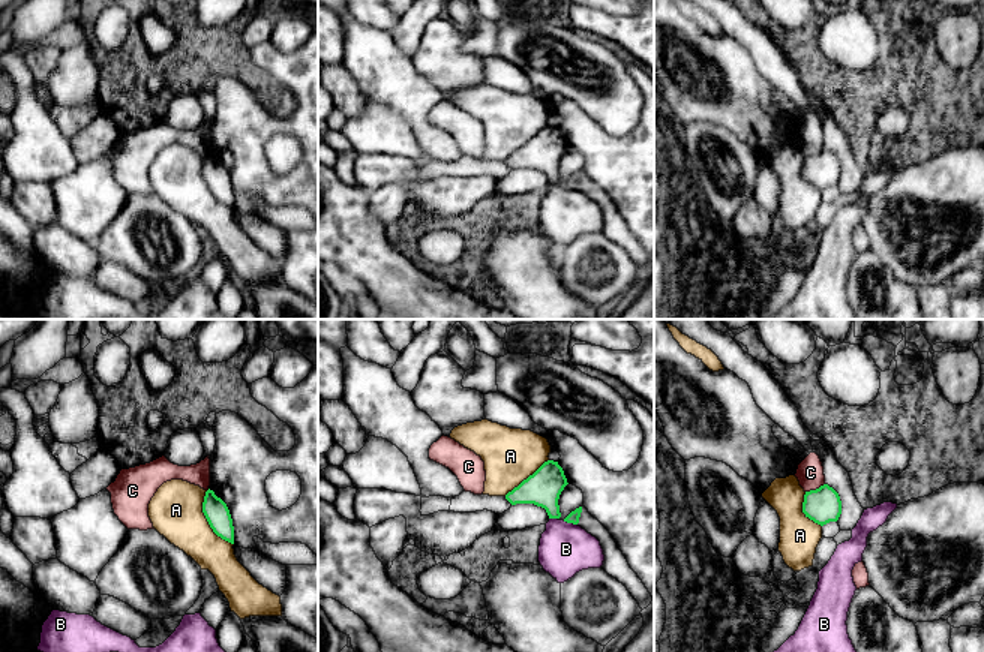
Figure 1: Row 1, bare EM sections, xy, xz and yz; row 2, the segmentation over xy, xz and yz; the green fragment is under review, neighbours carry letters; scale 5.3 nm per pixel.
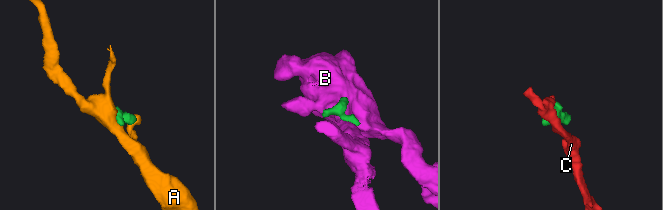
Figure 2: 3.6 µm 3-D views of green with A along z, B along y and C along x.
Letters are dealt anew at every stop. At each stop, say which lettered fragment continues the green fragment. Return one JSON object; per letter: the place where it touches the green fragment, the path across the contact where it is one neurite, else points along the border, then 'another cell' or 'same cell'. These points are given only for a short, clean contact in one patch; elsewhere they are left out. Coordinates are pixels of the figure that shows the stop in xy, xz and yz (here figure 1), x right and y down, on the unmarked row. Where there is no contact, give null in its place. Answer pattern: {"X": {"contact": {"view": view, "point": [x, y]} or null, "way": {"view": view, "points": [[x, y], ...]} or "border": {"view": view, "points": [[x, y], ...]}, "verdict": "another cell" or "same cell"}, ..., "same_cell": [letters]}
{"A": {"contact": {"view": "xy", "point": [207, 185]}, "verdict": "another cell"}, "B": {"contact": {"view": "xz", "point": [570, 186]}, "border": {"view": "xz", "points": [[563, 185], [576, 189]]}, "verdict": "another cell"}, "C": {"contact": {"view": "yz", "point": [816, 153]}, "border": {"view": "yz", "points": [[824, 147], [806, 156]]}, "verdict": "another cell"}, "same_cell": []}

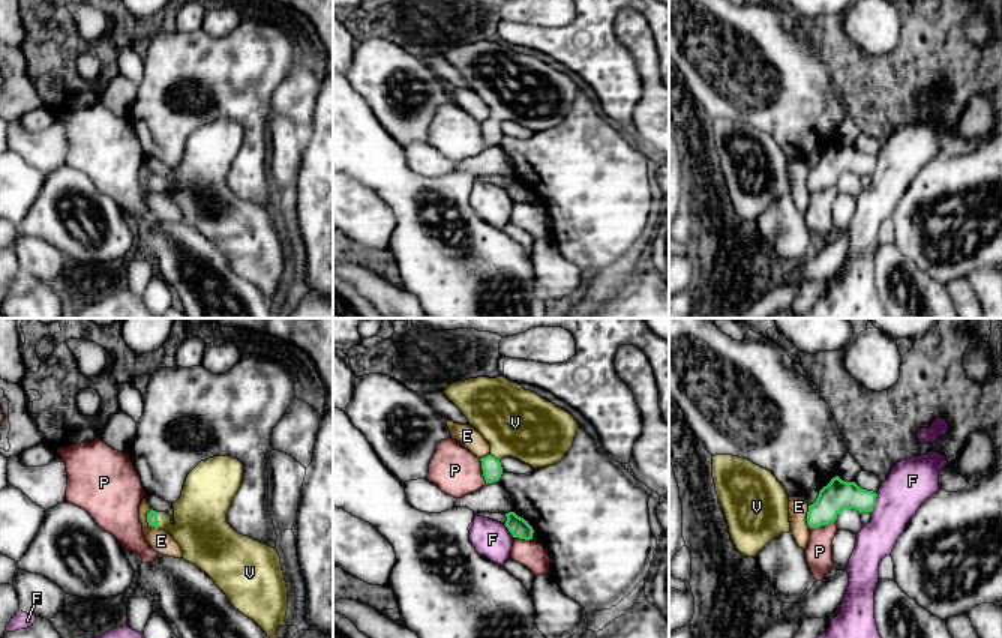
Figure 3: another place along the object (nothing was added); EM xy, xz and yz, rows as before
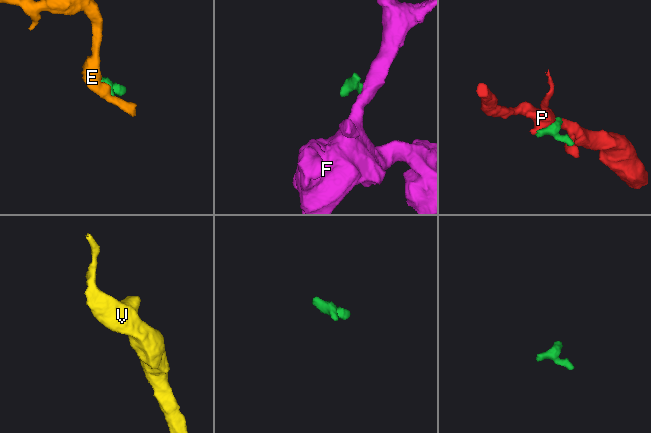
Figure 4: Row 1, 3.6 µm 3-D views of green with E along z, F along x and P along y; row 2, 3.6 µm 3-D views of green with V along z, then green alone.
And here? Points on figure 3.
{"E": {"contact": {"view": "xy", "point": [147, 185]}, "border": {"view": "xy", "points": [[152, 173], [147, 177], [147, 185], [158, 192]]}, "verdict": "another cell"}, "F": {"contact": {"view": "yz", "point": [875, 165]}, "border": {"view": "yz", "points": [[876, 156], [876, 165], [870, 174]]}, "verdict": "another cell"}, "P": {"contact": {"view": "xz", "point": [482, 132]}, "verdict": "another cell"}, "V": {"contact": {"view": "xy", "point": [156, 183]}, "way": {"view": "xy", "points": [[152, 180], [156, 183], [171, 192], [201, 192]]}, "verdict": "same cell"}, "same_cell": ["V"]}

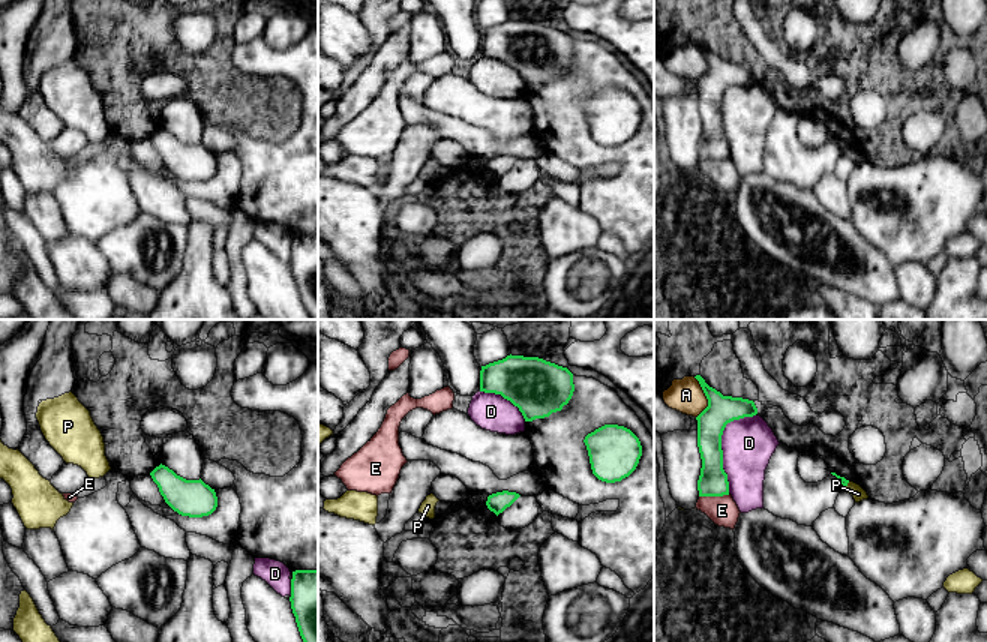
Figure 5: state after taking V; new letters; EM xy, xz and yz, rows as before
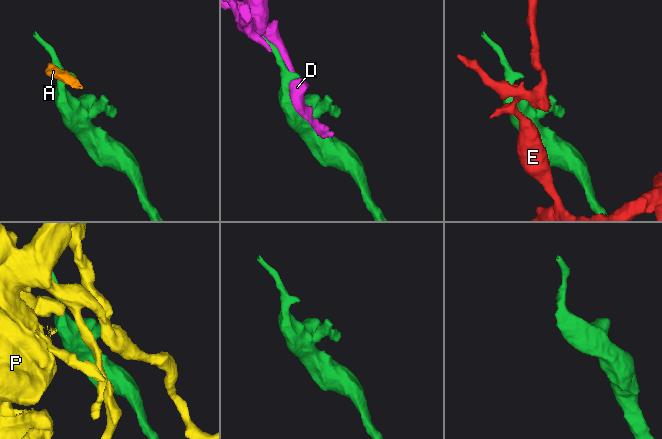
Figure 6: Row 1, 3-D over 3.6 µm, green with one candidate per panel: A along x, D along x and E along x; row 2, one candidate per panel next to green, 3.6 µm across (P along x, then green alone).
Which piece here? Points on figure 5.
{"A": {"contact": {"view": "yz", "point": [707, 62]}, "border": {"view": "yz", "points": [[693, 41], [707, 63], [707, 71], [696, 81]]}, "verdict": "another cell"}, "D": {"contact": {"view": "yz", "point": [720, 108]}, "verdict": "another cell"}, "E": {"contact": {"view": "yz", "point": [714, 159]}, "verdict": "another cell"}, "P": {"contact": {"view": "yz", "point": [846, 149]}, "verdict": "another cell"}, "same_cell": []}

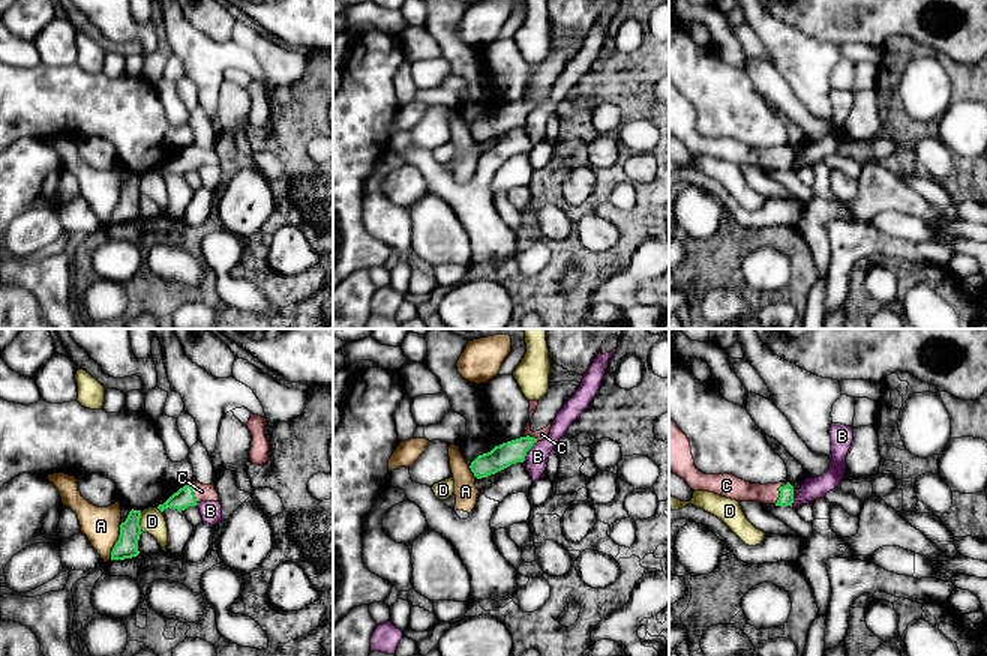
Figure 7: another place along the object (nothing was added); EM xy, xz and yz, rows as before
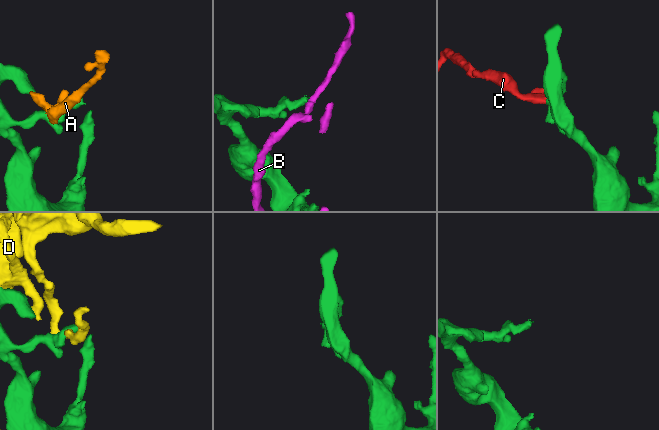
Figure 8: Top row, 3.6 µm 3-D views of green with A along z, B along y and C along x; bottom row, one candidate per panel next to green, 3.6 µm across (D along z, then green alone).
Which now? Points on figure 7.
{"A": {"contact": {"view": "xy", "point": [116, 206]}, "verdict": "another cell"}, "B": {"contact": {"view": "xz", "point": [528, 113]}, "verdict": "another cell"}, "C": {"contact": {"view": "yz", "point": [779, 153]}, "way": {"view": "yz", "points": [[786, 156], [779, 153], [741, 155], [732, 150]]}, "verdict": "same cell"}, "D": {"contact": {"view": "xy", "point": [138, 186]}, "verdict": "another cell"}, "same_cell": ["C"]}

